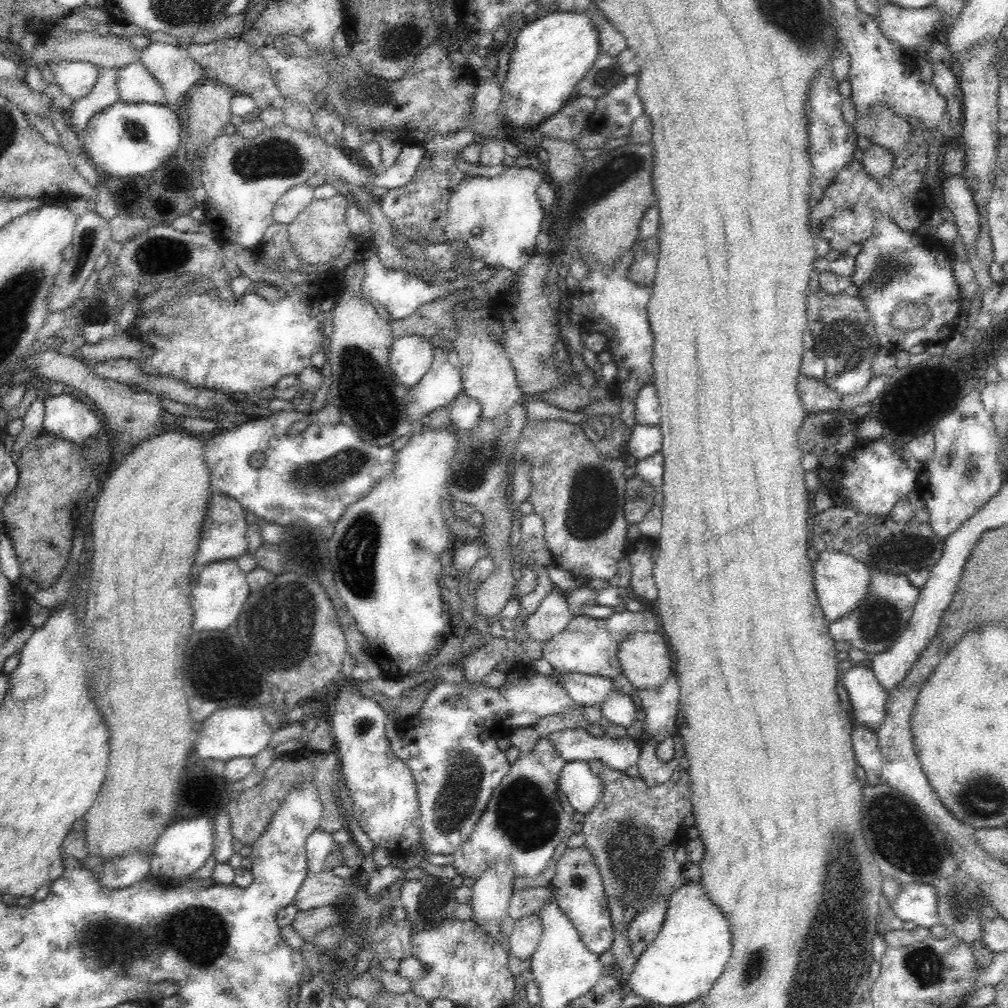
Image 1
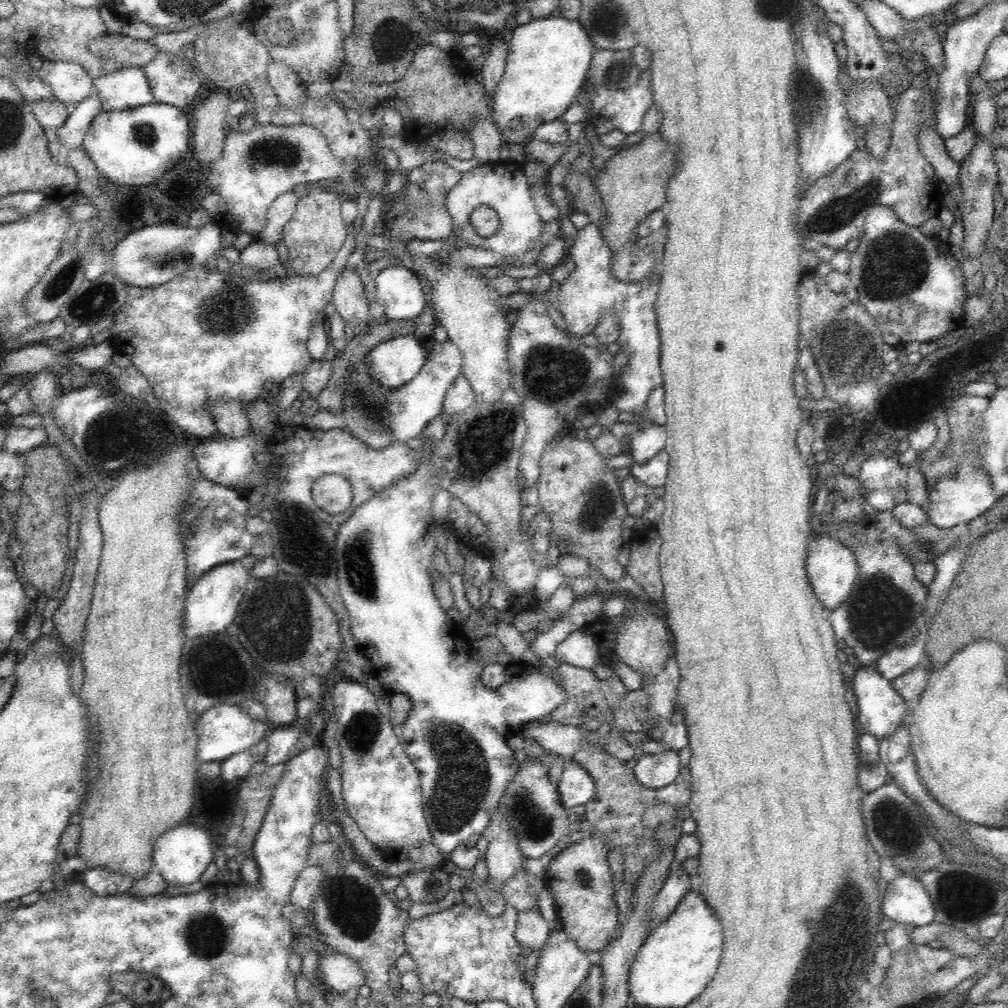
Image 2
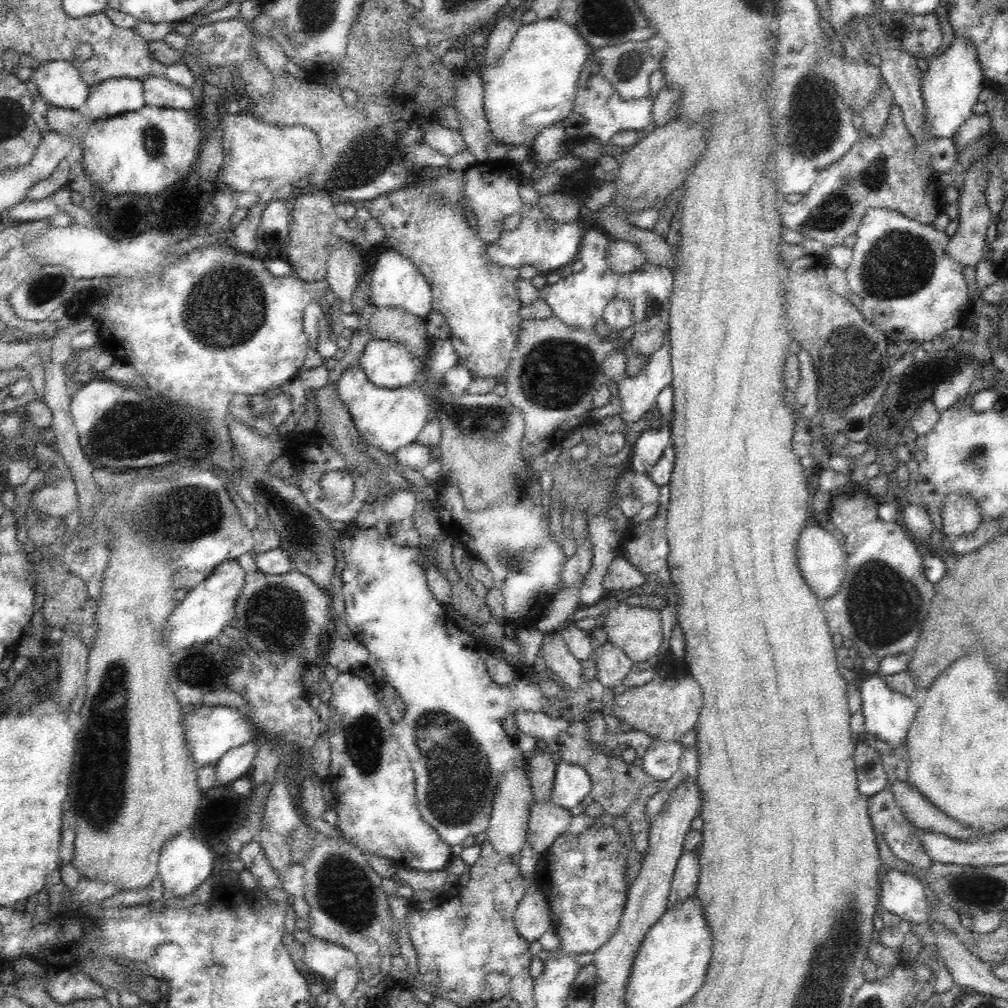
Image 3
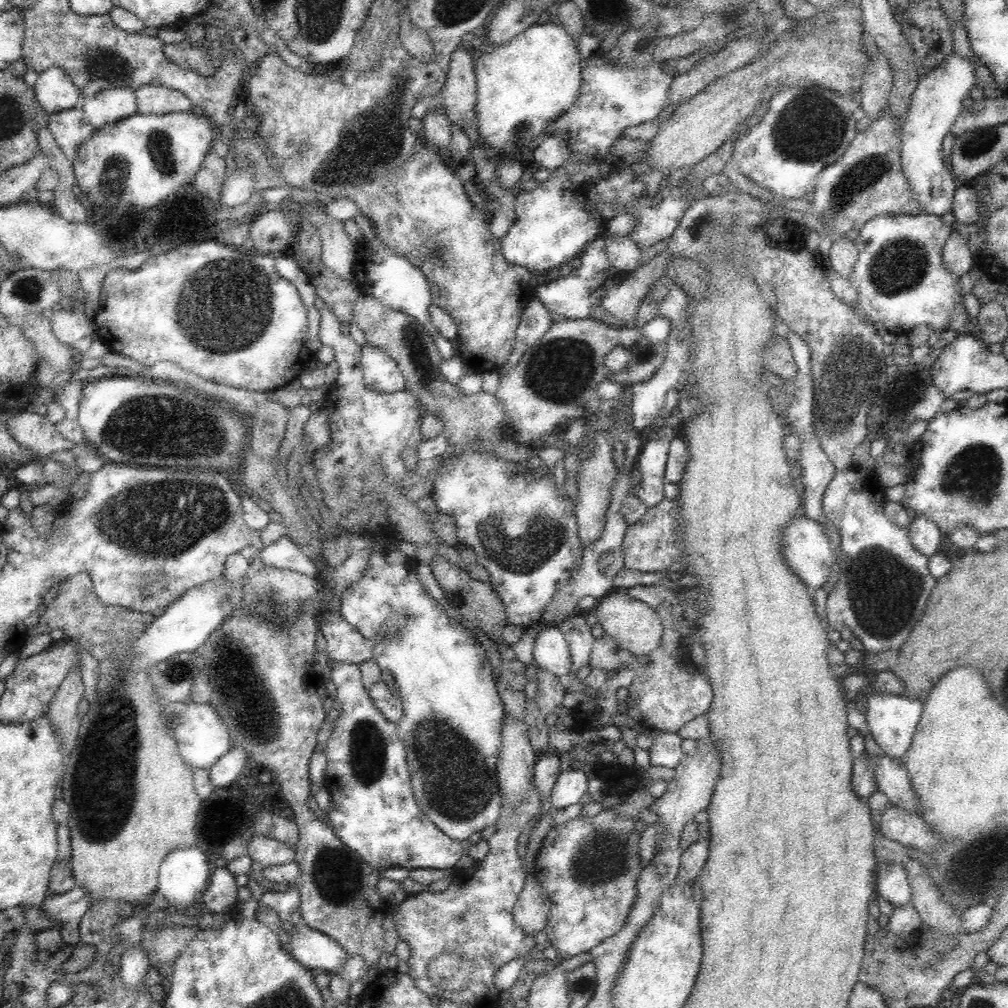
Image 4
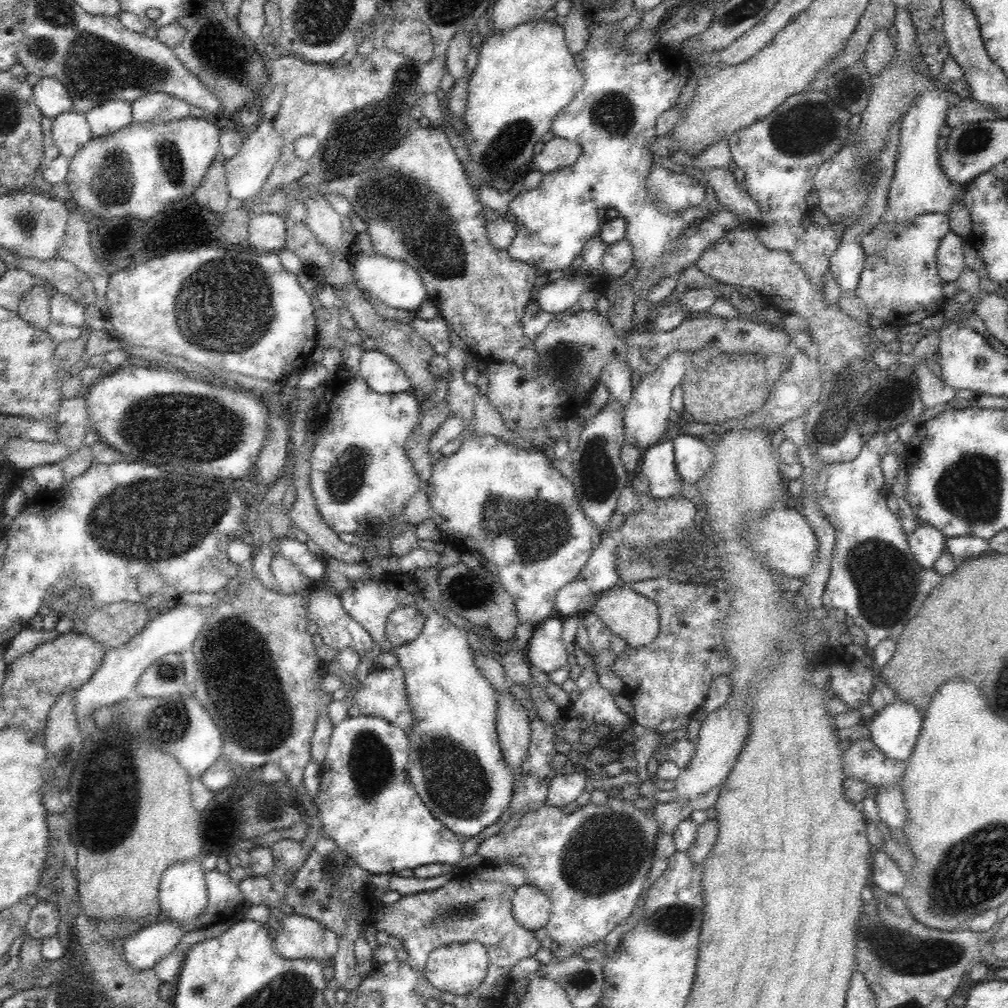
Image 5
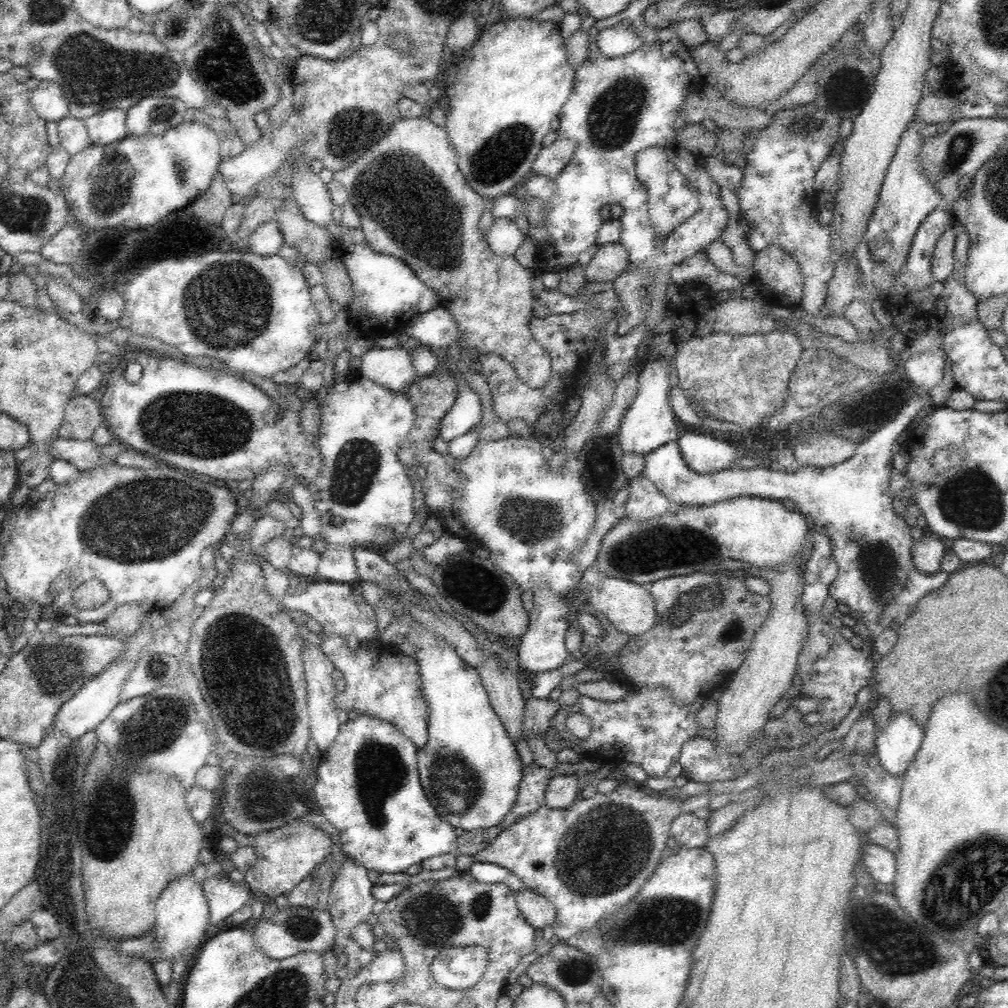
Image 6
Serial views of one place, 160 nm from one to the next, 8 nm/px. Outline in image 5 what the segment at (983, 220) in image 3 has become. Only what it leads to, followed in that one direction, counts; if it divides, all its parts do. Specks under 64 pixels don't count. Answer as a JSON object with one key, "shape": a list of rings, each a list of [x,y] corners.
{"shape":[[[950,231],[940,241],[936,253],[936,269],[938,269],[940,279],[946,283],[954,282],[966,267],[962,251],[965,240],[965,238]]]}

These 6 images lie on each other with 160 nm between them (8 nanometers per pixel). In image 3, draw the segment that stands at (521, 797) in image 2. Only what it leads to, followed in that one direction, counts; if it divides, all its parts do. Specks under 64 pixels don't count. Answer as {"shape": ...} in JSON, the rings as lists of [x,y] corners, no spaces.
{"shape":[[[534,801],[528,821],[525,841],[530,843],[535,853],[542,856],[563,832],[568,831],[572,812],[547,801]]]}

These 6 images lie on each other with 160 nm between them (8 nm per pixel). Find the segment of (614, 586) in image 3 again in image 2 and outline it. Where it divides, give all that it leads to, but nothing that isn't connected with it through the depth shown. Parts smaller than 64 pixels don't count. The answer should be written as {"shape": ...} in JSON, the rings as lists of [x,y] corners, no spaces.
{"shape":[[[572,432],[556,438],[541,454],[538,496],[541,512],[550,518],[551,530],[557,538],[573,545],[573,554],[587,560],[611,583],[620,582],[627,574],[618,561],[618,552],[627,531],[622,522],[627,517],[620,479],[604,462],[589,439],[578,440]]]}

